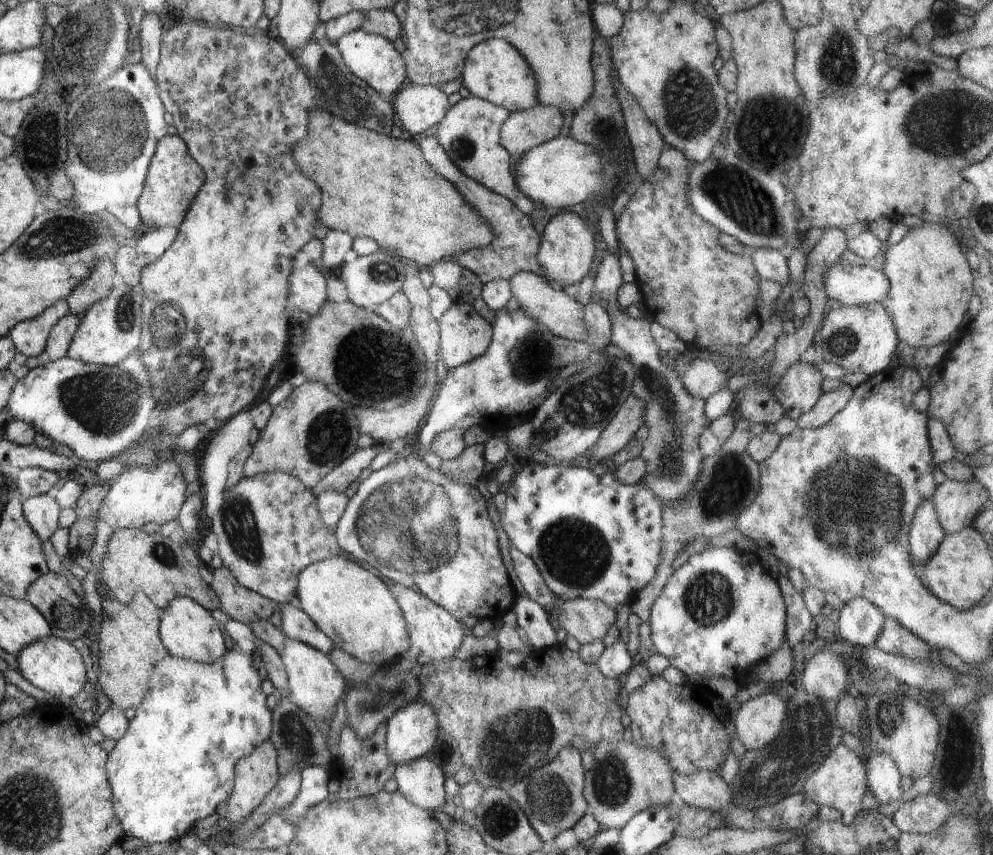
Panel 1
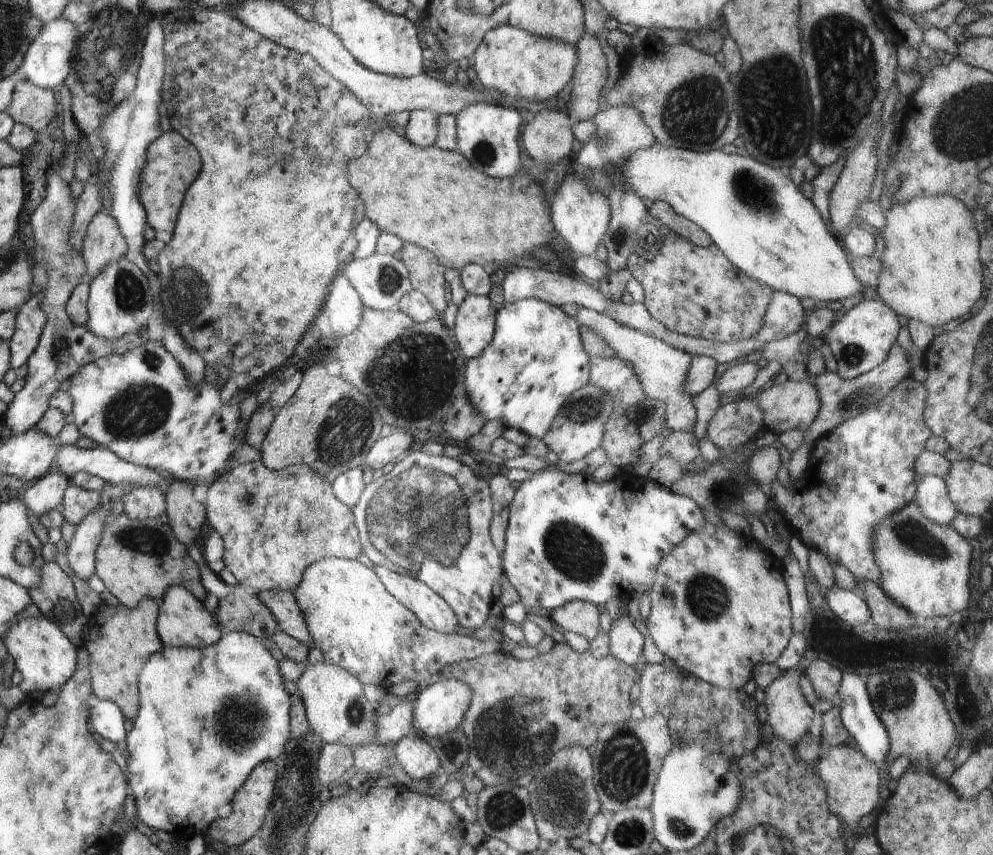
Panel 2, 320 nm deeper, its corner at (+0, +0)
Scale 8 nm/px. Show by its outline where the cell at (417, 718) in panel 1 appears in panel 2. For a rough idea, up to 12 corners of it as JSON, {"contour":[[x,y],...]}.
{"contour":[[442,678],[414,699],[414,731],[426,739],[460,727],[470,685]]}

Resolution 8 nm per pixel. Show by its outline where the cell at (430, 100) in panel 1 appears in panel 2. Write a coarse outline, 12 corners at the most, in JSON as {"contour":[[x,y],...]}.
{"contour":[[416,109],[404,137],[416,146],[434,147],[438,114]]}

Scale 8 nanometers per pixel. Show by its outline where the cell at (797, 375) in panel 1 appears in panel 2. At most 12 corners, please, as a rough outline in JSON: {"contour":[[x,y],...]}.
{"contour":[[804,381],[769,383],[756,401],[767,430],[805,431],[821,405]]}

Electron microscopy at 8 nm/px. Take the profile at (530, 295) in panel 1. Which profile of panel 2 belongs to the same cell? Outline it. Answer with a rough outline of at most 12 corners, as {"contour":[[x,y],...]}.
{"contour":[[582,308],[593,328],[630,363],[645,396],[665,403],[665,424],[692,431],[687,391],[693,357],[656,337]]}

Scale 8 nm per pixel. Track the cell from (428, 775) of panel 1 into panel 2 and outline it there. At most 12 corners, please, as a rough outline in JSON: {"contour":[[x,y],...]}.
{"contour":[[412,731],[395,742],[398,767],[410,778],[441,770],[436,752]]}

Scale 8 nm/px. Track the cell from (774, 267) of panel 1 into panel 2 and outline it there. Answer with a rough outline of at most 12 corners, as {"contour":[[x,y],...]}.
{"contour":[[773,291],[754,339],[775,341],[804,328],[800,299]]}

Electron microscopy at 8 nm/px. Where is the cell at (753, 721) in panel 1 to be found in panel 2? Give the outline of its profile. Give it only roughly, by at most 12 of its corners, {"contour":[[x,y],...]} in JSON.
{"contour":[[787,670],[764,690],[767,722],[791,744],[815,715]]}

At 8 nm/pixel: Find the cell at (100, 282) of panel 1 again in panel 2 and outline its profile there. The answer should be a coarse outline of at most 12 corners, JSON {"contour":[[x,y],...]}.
{"contour":[[102,209],[87,226],[81,251],[94,278],[126,257],[118,221]]}

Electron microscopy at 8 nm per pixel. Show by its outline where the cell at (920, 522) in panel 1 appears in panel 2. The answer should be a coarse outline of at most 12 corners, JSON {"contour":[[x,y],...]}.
{"contour":[[924,475],[916,502],[933,523],[950,525],[957,510],[945,479]]}

